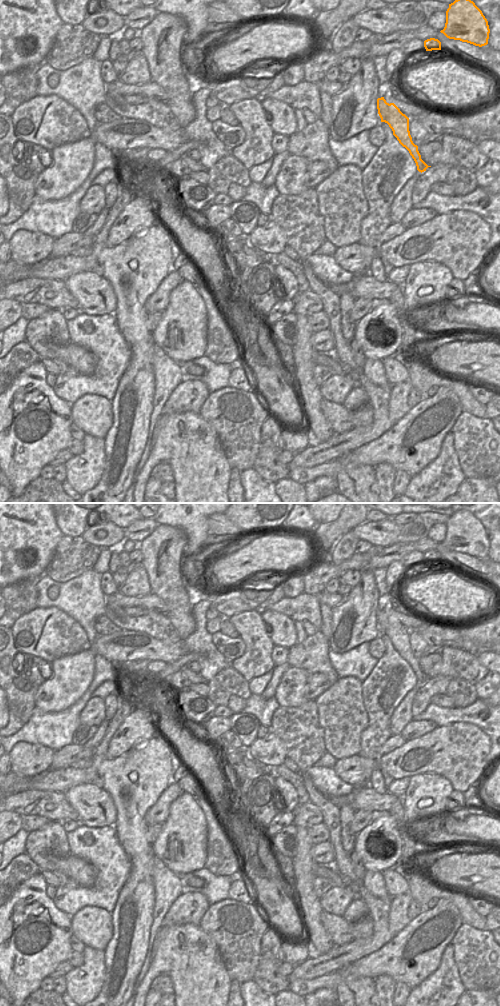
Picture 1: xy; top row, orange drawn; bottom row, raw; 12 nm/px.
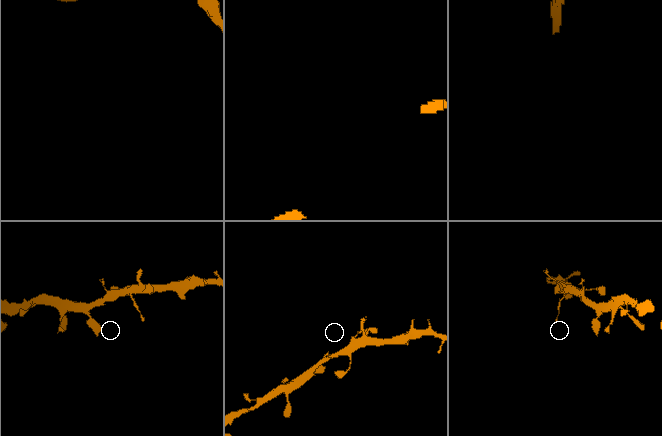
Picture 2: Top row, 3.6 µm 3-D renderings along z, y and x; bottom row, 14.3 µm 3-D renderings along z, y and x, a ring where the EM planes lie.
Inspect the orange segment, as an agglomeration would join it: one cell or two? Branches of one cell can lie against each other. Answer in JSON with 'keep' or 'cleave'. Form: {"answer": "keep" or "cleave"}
{"answer": "keep"}

